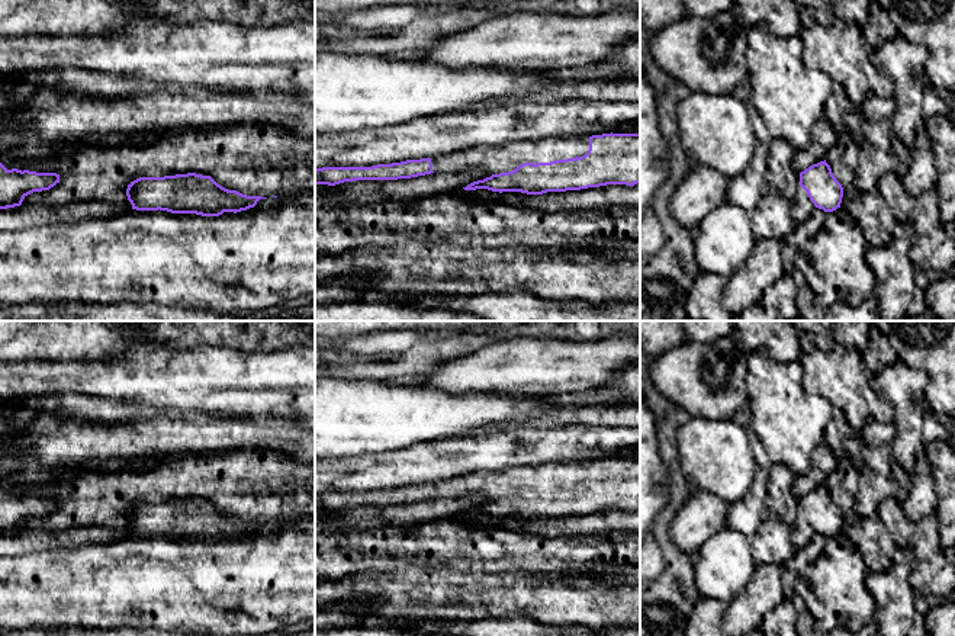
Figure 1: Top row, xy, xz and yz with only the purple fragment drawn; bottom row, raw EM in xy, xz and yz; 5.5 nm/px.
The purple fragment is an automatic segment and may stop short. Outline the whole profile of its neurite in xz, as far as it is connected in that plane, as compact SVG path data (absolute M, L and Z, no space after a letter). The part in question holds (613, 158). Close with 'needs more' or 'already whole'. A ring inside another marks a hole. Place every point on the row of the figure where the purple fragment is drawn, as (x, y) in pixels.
M640 132L476 147L433 158L372 167L322 167L315 168L315 184L398 180L466 170L483 170L492 176L467 184L464 190L543 195L607 184L634 186L640 183Z; needs more

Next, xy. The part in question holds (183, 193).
M196 173L139 177L128 184L128 200L136 211L167 211L219 216L224 212L241 212L254 208L261 196L247 196L228 190L210 176Z; already whole

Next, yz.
M824 161L810 166L800 173L800 187L791 200L795 224L807 221L816 208L833 212L840 208L843 187Z; needs more

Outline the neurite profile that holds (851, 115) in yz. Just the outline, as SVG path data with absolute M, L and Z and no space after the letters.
M833 83L833 94L826 102L824 116L830 121L836 131L845 128L858 145L865 142L865 135L861 129L861 107L855 106L848 99L839 83Z

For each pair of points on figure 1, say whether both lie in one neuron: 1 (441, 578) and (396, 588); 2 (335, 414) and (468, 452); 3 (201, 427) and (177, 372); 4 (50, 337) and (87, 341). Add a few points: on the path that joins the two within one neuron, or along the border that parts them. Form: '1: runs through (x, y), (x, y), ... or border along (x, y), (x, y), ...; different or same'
1: runs through (430, 588), (408, 588); same
2: border along (463, 433), (418, 442), (398, 450); different
3: border along (160, 408), (209, 413), (227, 418); different
4: runs through (58, 337), (79, 337); same

